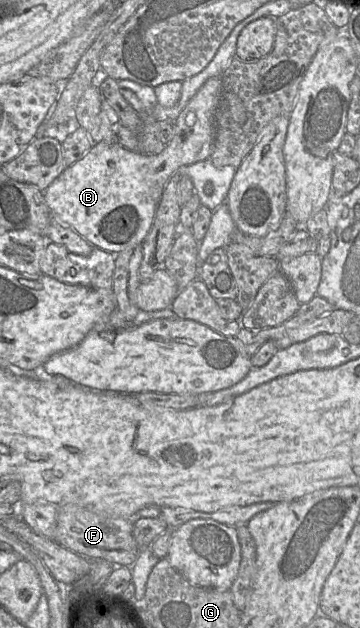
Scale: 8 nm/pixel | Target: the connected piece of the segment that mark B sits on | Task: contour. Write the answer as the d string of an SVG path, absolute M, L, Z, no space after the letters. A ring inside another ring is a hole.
M212 77L208 79L203 86L197 91L197 93L191 98L186 107L182 110L180 115L175 121L175 134L171 142L161 151L159 154L144 154L141 152L134 152L126 149L118 142L99 142L93 145L93 147L76 163L72 166L67 167L44 191L45 202L52 214L52 217L56 218L58 221L66 226L72 228L80 236L82 236L86 241L88 241L93 247L102 249L104 251L111 252L116 255L126 249L133 248L138 244L141 244L149 233L156 209L162 197L164 188L176 172L182 171L183 169L191 164L199 161L208 160L212 153L213 142L215 138L215 123L214 123L214 113L216 105L219 99L219 93L221 89L221 78Z

